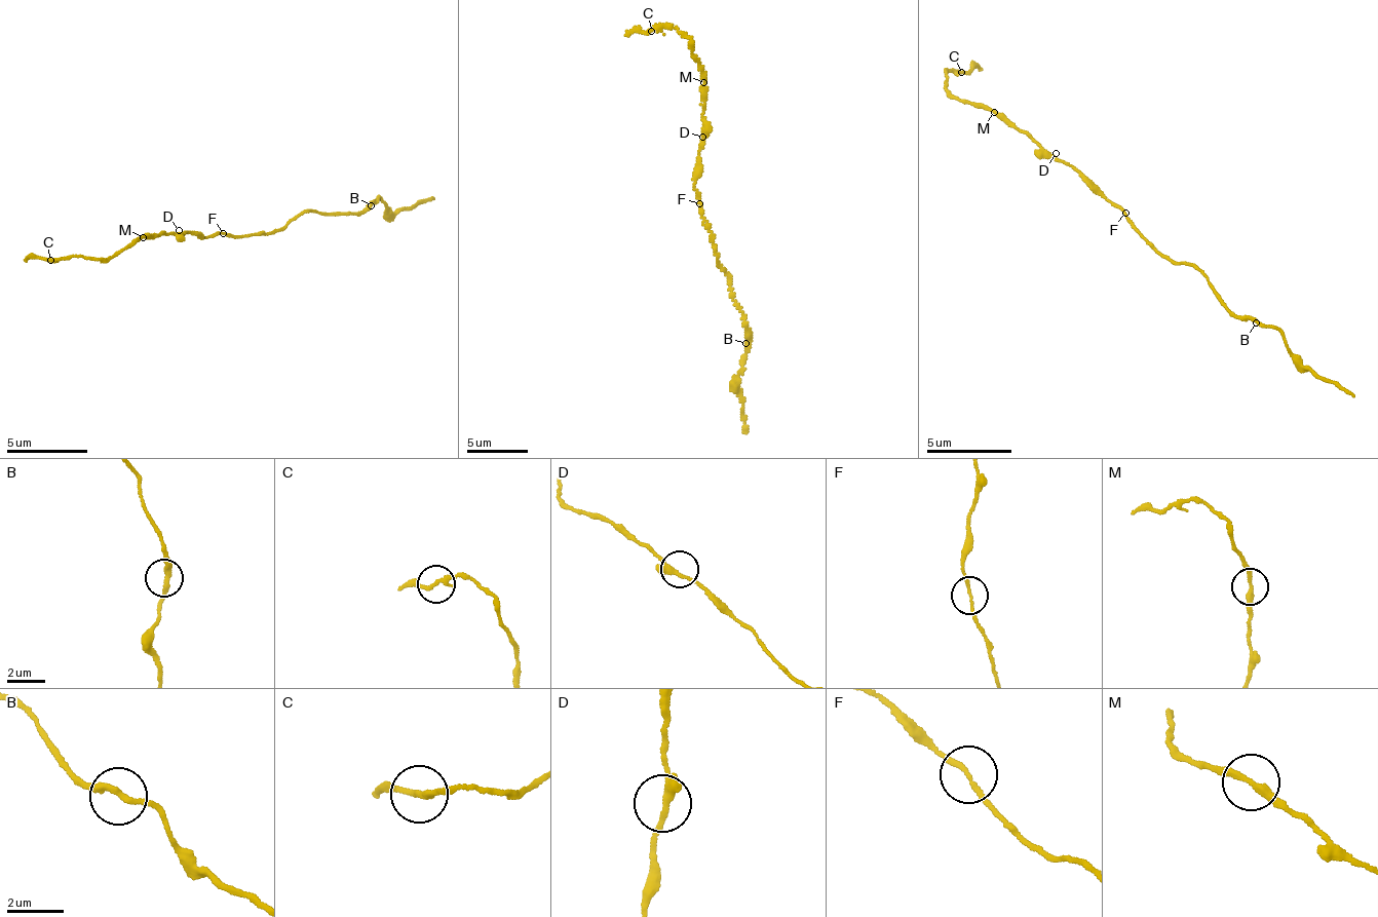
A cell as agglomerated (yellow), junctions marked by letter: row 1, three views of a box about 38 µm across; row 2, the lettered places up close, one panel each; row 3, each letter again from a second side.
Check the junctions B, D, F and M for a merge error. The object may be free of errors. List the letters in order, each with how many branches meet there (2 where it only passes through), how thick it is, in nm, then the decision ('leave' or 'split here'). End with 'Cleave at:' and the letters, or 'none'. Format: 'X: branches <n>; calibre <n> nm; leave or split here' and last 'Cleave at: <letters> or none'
B: branches 2; calibre 240 nm; leave
D: branches 2; calibre 280 nm; leave
F: branches 2; calibre 140 nm; leave
M: branches 2; calibre 240 nm; split here
Cleave at: M

